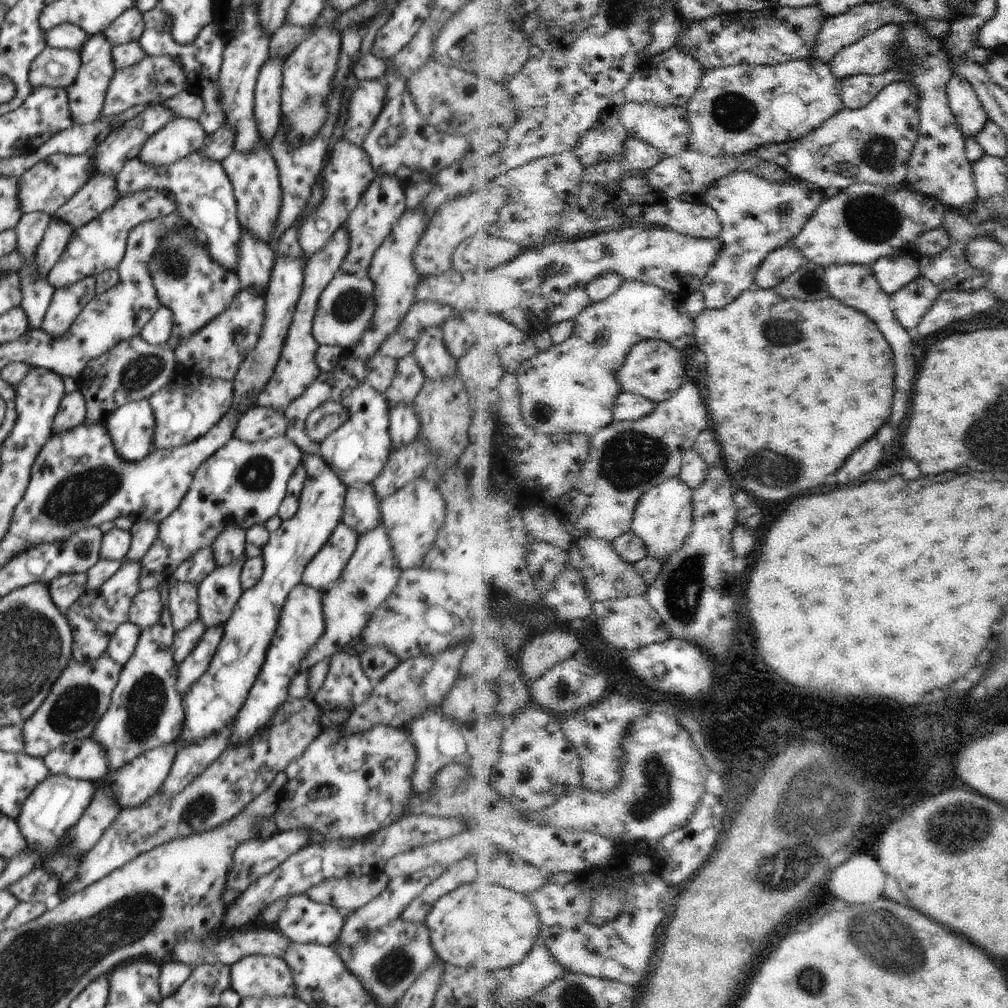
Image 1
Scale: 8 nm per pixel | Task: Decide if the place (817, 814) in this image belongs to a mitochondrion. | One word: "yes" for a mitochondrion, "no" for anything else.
yes

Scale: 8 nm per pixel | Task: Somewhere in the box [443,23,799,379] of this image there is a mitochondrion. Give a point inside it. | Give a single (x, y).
(735, 112)

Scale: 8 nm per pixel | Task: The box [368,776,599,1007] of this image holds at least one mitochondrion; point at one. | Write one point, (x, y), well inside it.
(396, 964)

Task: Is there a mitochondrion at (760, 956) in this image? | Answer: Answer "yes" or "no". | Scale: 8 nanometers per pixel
no

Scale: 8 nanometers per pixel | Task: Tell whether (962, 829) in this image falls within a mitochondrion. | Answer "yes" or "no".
yes

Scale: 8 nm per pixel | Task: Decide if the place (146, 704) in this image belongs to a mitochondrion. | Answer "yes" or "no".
yes

